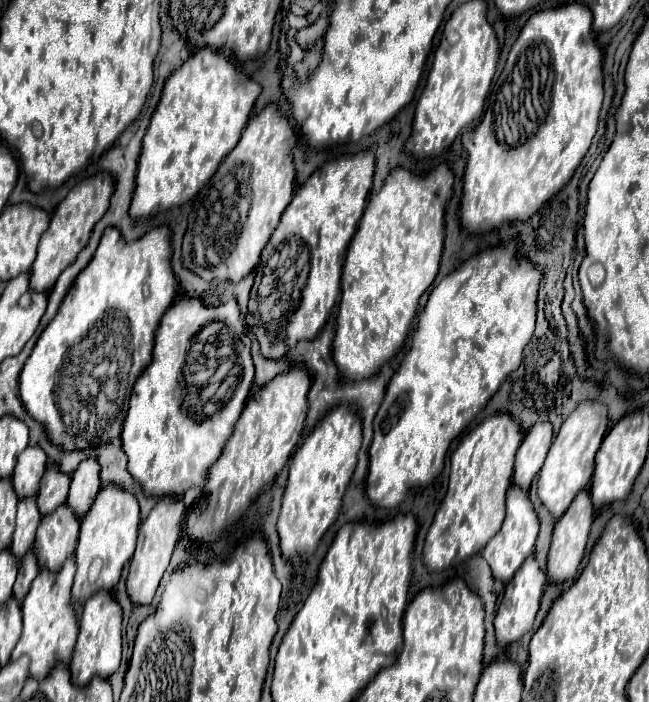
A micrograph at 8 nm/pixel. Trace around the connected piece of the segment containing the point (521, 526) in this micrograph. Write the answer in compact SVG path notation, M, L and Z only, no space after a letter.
M512 484L508 494L506 494L506 518L504 518L504 524L502 524L500 532L482 550L482 556L488 562L488 566L492 570L492 576L496 580L506 584L514 576L514 572L522 566L522 562L530 554L534 554L534 542L536 542L536 536L538 536L538 528L540 528L540 522L538 522L538 516L534 512L534 506L532 506L532 502L528 498L528 492L518 488L516 484Z

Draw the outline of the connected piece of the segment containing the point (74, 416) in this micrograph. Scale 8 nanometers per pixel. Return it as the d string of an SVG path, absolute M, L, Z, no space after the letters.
M116 226L106 228L90 264L76 276L56 316L40 334L20 374L20 398L26 412L46 428L50 440L62 450L88 450L120 436L132 386L150 364L158 322L178 296L178 280L170 260L168 226L158 226L134 242L124 242Z

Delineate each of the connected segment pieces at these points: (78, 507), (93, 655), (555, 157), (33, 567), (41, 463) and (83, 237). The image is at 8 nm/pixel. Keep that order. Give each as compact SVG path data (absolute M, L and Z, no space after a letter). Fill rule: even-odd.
M86 458L80 462L76 472L72 474L70 494L68 494L68 506L74 508L74 512L82 518L90 504L94 502L96 494L100 490L100 468L94 458Z
M100 590L94 596L90 596L90 600L86 600L84 612L82 612L82 618L80 618L78 642L74 646L74 656L72 656L72 662L70 662L72 682L76 686L86 686L94 676L108 678L118 670L120 654L122 654L120 628L122 628L122 608L110 592Z
M572 2L532 14L520 30L520 36L508 54L506 66L490 92L482 120L476 128L462 134L462 144L468 152L460 210L462 224L470 232L488 232L504 222L528 220L528 216L538 212L550 196L566 186L588 152L598 128L602 98L602 50L594 40L590 8L586 8L586 4ZM544 94L550 94L550 108L546 116Z
M30 550L22 560L20 560L20 568L18 568L18 578L16 578L16 584L14 584L14 598L22 602L22 598L26 596L32 580L36 578L38 574L38 560L36 560L36 554Z
M28 446L18 458L16 470L12 474L12 482L18 498L28 498L38 494L40 478L46 470L46 454L38 446Z
M100 172L100 174L94 174L94 176L86 178L86 180L82 180L80 184L76 184L68 192L68 196L56 206L52 222L50 222L48 230L44 232L44 236L40 238L38 256L36 256L34 264L32 264L30 294L50 290L56 284L58 276L64 272L64 268L70 266L76 260L80 250L88 244L88 238L90 238L90 232L92 232L94 224L106 214L112 194L114 194L112 176L108 172Z

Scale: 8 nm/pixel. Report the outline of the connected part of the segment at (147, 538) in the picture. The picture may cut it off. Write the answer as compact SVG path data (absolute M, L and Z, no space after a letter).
M168 496L168 498L160 498L160 502L152 508L150 516L140 524L136 552L134 552L134 556L130 560L130 570L128 570L128 580L126 580L126 588L128 588L130 600L134 604L150 604L152 602L154 592L156 592L156 588L160 584L160 578L168 568L174 546L180 540L184 514L186 514L184 502L174 498L174 496Z

